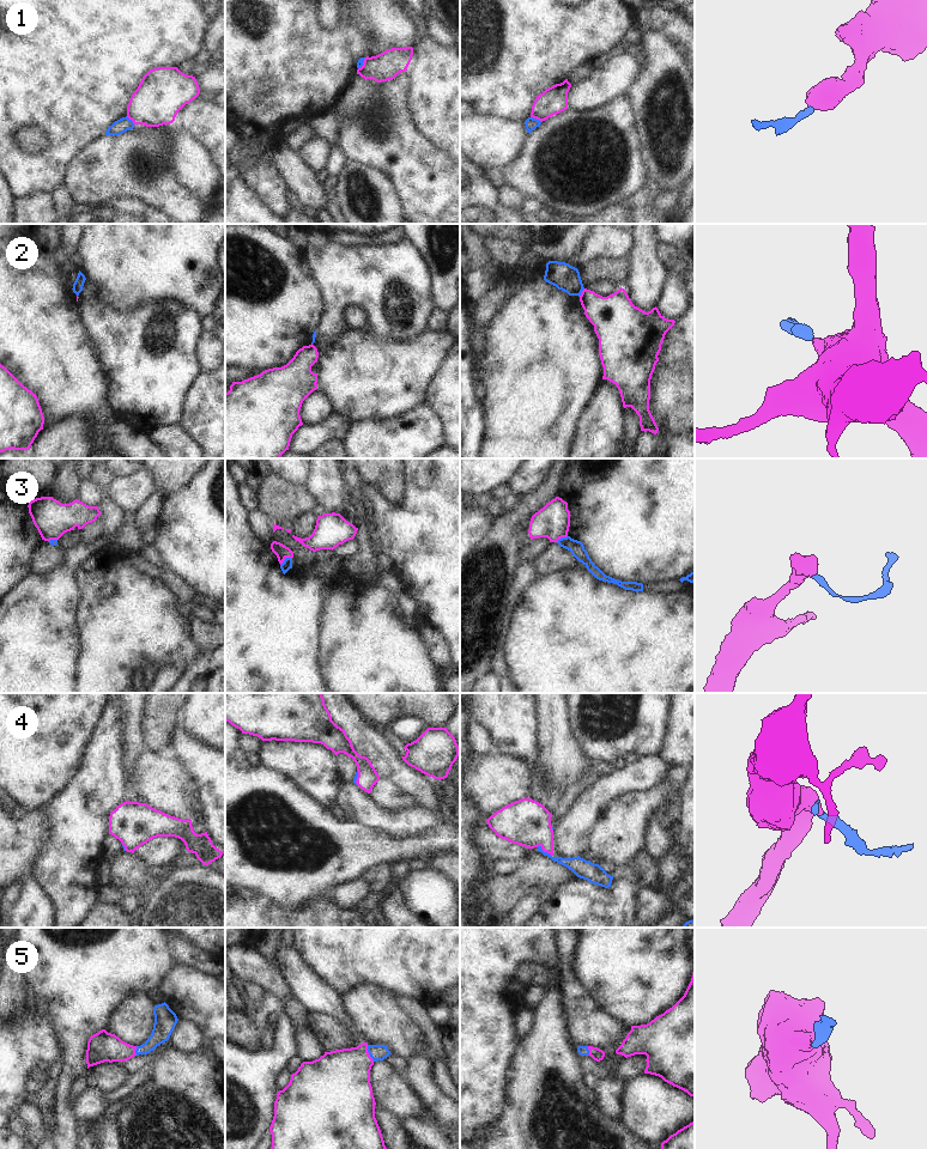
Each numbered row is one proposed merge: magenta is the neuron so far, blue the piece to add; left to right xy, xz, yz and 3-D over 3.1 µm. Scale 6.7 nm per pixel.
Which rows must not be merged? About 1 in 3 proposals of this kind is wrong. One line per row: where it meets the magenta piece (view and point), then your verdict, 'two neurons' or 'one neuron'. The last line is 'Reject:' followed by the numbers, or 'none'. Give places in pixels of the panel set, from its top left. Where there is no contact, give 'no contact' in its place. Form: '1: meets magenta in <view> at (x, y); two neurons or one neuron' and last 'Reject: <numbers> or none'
1: meets magenta in yz at (537, 119); two neurons
2: meets magenta in yz at (582, 292); two neurons
3: meets magenta in xz at (284, 559); two neurons
4: meets magenta in yz at (544, 851); one neuron
5: meets magenta in xz at (368, 1053); one neuron
Reject: 1, 2, 3

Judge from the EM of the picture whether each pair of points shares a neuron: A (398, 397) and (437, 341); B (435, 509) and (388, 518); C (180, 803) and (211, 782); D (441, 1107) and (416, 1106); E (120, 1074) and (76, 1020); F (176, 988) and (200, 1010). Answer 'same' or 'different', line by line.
A: same
B: same
C: different
D: different
E: different
F: same

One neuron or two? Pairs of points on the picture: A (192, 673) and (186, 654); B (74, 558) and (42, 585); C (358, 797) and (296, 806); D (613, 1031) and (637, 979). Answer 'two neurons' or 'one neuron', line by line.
A: two neurons
B: one neuron
C: two neurons
D: two neurons

